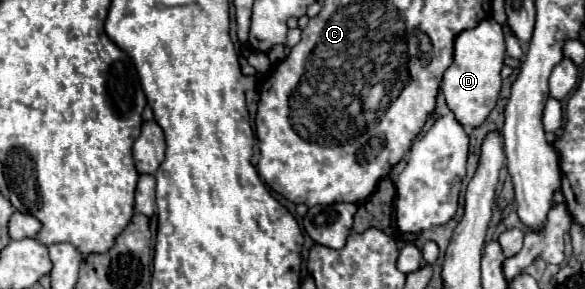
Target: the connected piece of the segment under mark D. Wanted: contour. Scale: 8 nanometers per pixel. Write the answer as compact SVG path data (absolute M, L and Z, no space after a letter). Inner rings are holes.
M494 18L482 20L476 28L464 30L454 40L454 60L444 72L442 92L446 96L448 108L454 112L462 126L480 126L488 114L494 110L500 94L500 70L506 56L506 36L502 24Z

